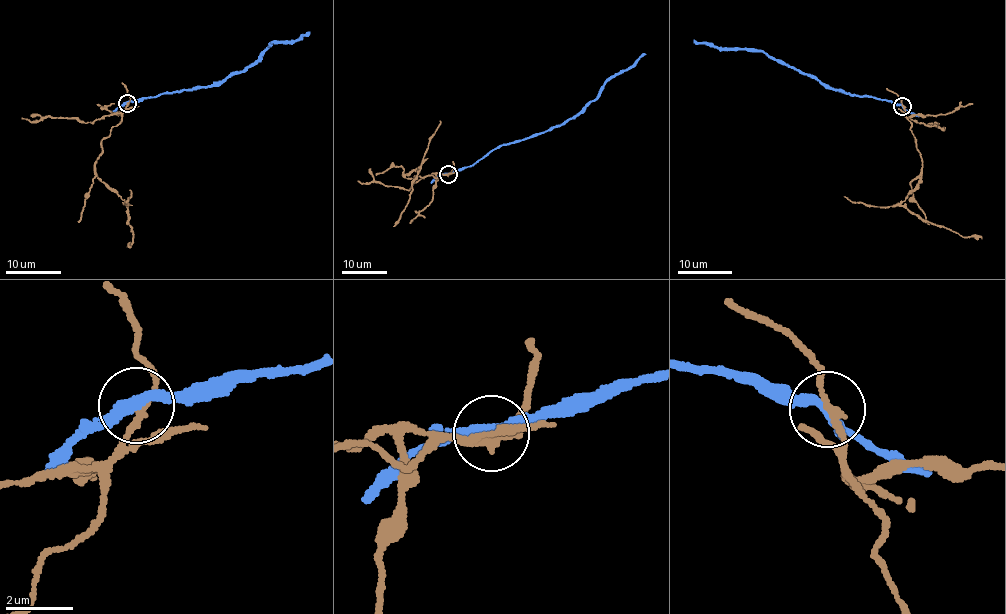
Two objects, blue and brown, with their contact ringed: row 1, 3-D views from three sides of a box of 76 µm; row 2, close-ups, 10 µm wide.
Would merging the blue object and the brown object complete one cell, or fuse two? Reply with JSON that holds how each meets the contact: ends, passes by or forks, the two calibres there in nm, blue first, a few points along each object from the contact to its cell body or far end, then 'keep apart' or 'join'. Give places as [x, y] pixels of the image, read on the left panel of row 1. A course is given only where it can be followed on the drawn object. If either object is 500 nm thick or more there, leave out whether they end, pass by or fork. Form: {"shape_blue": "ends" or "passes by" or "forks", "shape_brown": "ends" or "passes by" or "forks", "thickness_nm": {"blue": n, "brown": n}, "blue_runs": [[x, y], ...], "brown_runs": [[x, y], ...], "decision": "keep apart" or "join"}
{"shape_blue": "passes by", "shape_brown": "passes by", "thickness_nm": {"blue": 280, "brown": 200}, "blue_runs": [[127, 103], [220, 84], [236, 73], [244, 72], [271, 43], [300, 39], [309, 32]], "brown_runs": [[127, 103], [120, 122], [101, 142], [95, 164], [96, 174], [128, 210], [134, 233], [126, 246]], "decision": "keep apart"}

